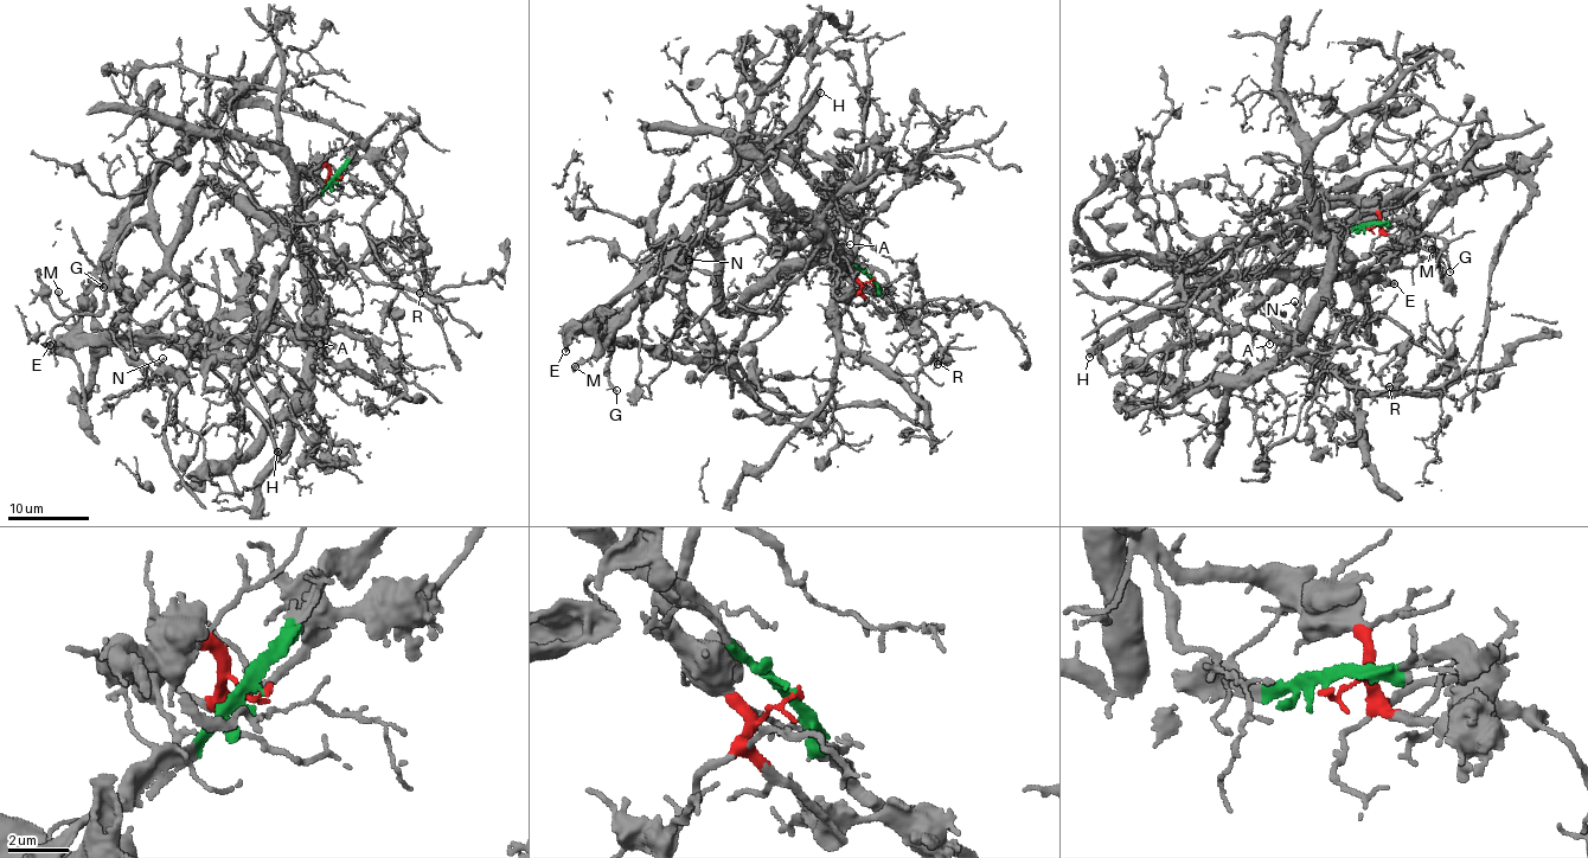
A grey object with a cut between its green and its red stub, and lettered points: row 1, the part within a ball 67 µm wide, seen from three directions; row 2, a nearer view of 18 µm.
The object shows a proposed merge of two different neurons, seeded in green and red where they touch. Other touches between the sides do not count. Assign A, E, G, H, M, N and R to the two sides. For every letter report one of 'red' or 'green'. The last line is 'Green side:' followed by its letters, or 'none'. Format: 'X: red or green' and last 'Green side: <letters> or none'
A: green
E: green
G: green
H: green
M: green
N: green
R: red
Green side: A, E, G, H, M, N

